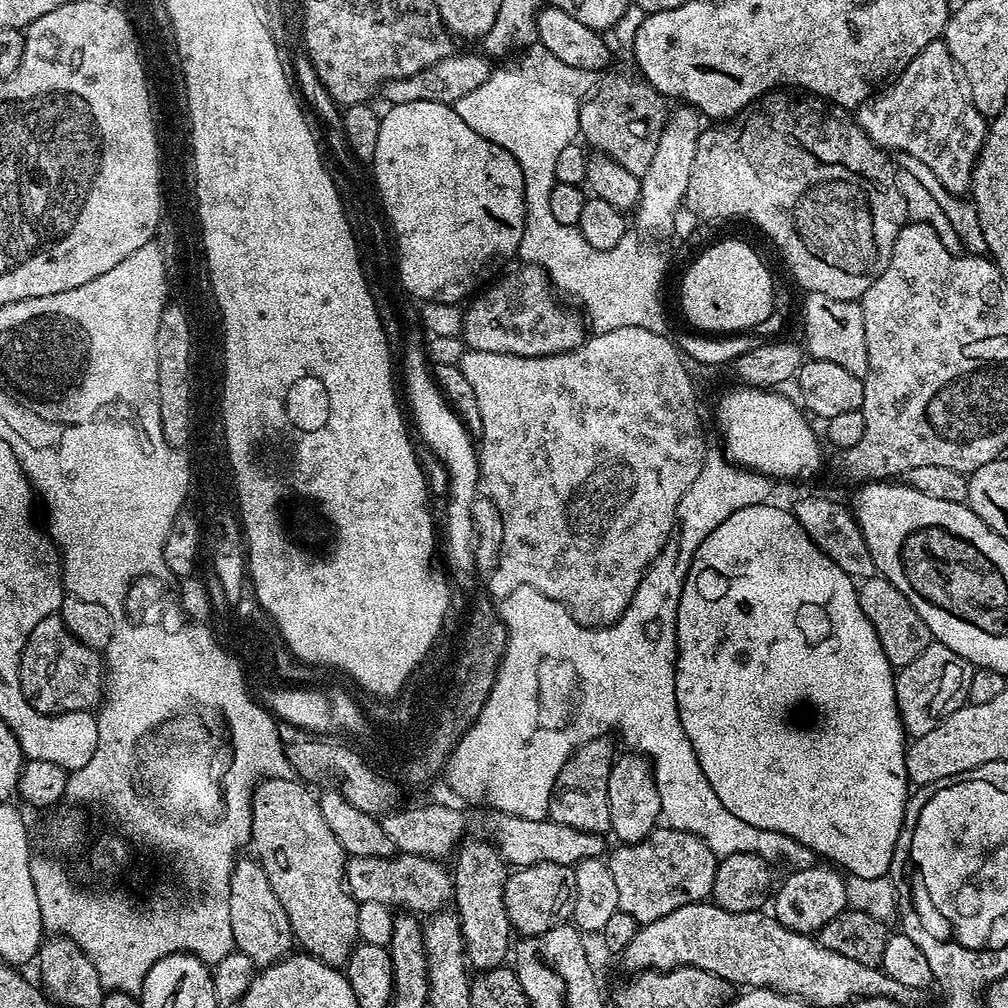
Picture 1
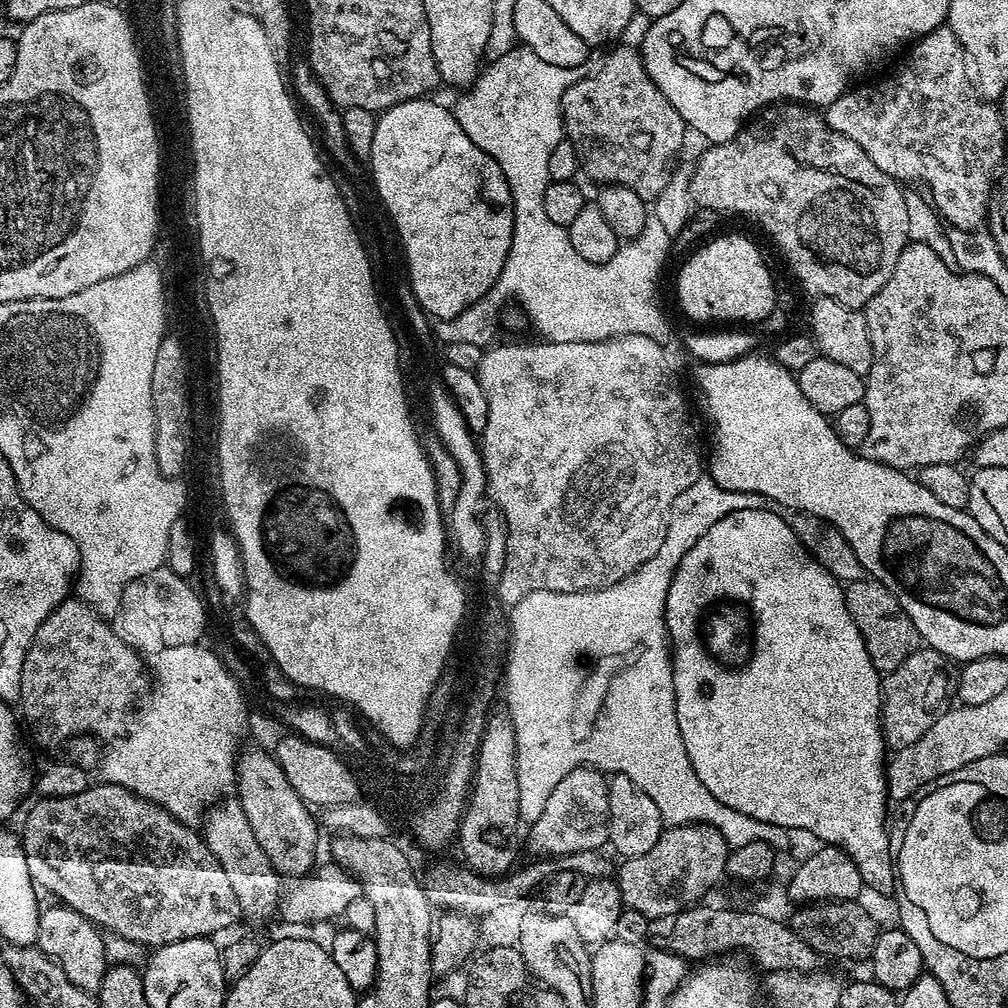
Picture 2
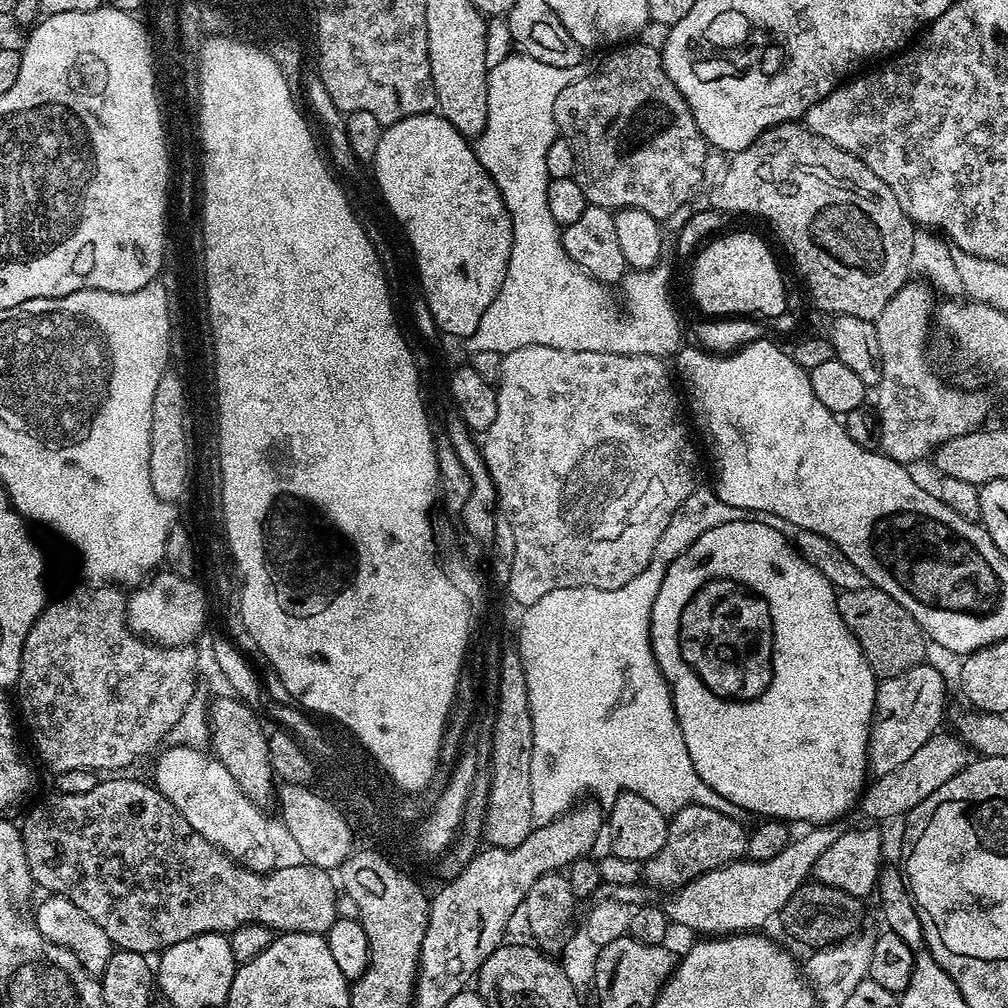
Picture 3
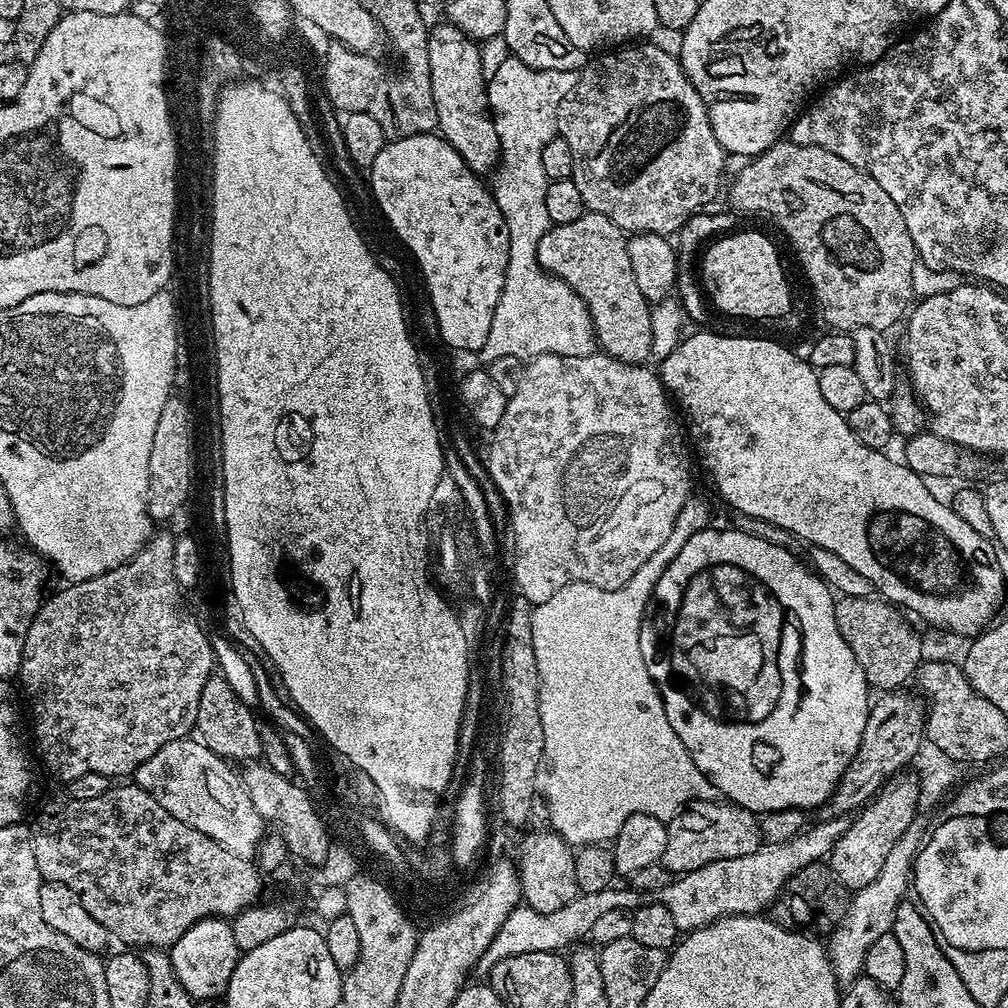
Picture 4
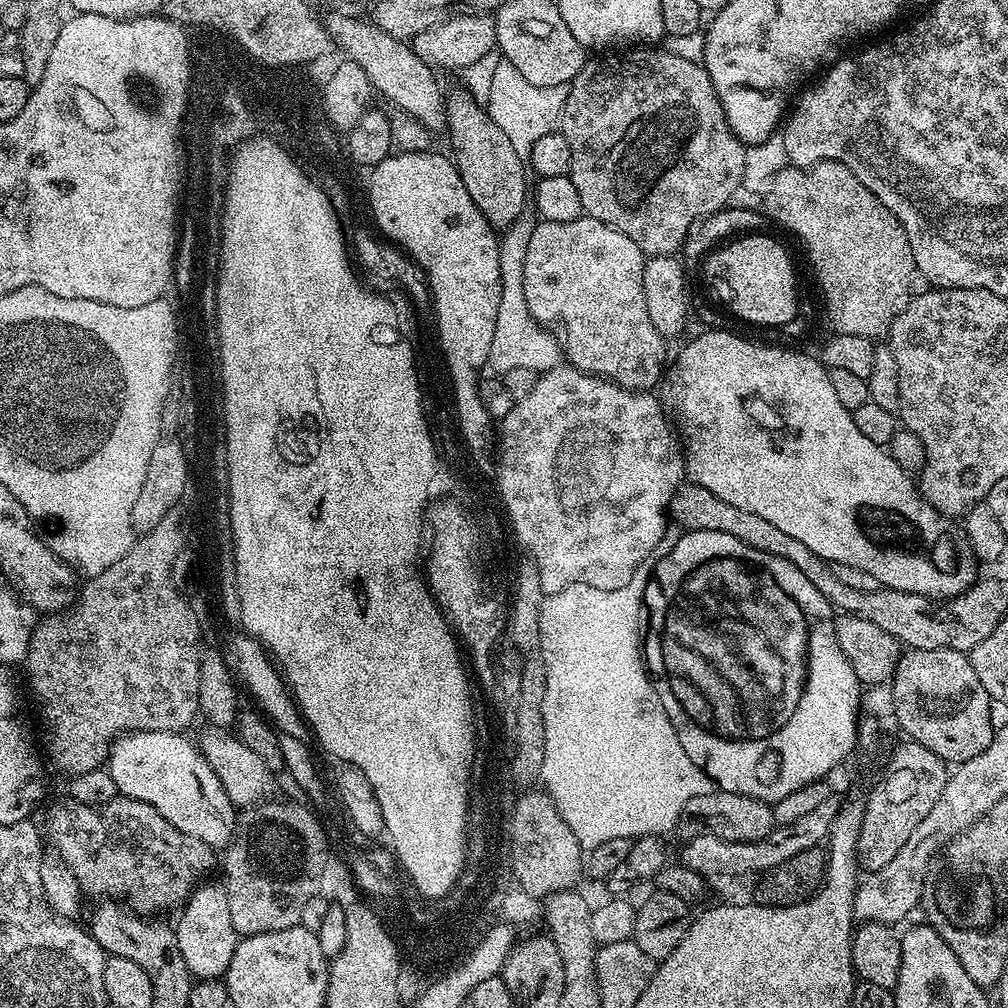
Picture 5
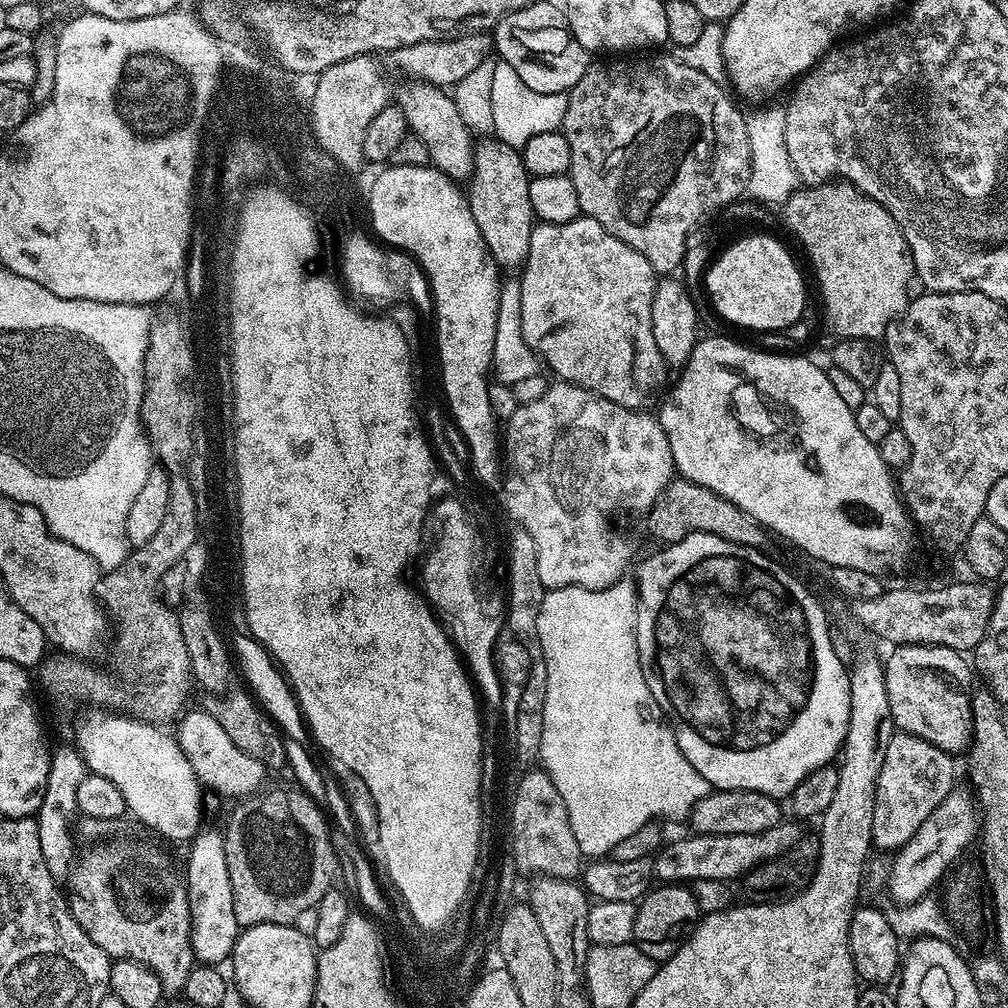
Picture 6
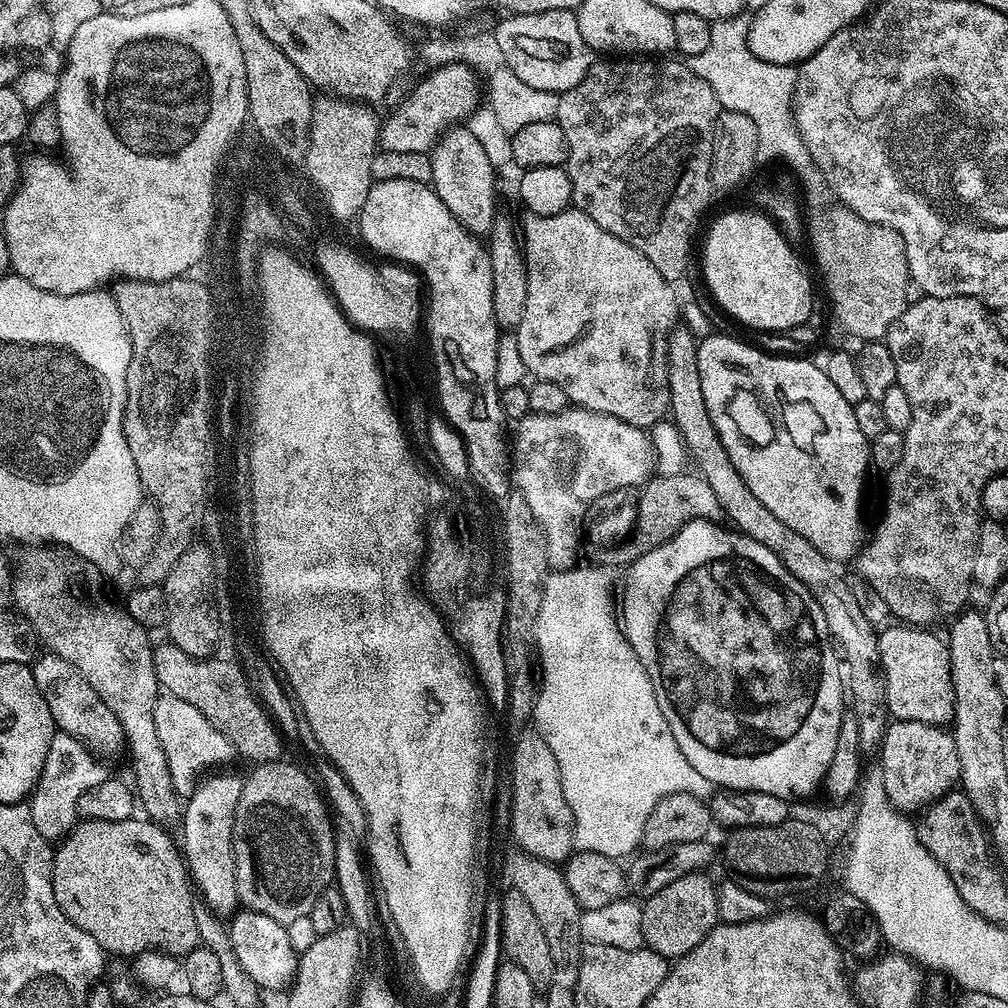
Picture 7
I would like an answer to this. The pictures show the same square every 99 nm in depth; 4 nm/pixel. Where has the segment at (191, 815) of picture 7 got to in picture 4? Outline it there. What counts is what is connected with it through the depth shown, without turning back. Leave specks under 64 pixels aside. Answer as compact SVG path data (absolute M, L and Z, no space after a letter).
M209 918L190 926L190 930L186 930L186 934L172 945L170 955L178 982L182 982L193 1001L198 1001L215 1000L227 993L228 983L242 953L234 942L231 923L224 918Z

